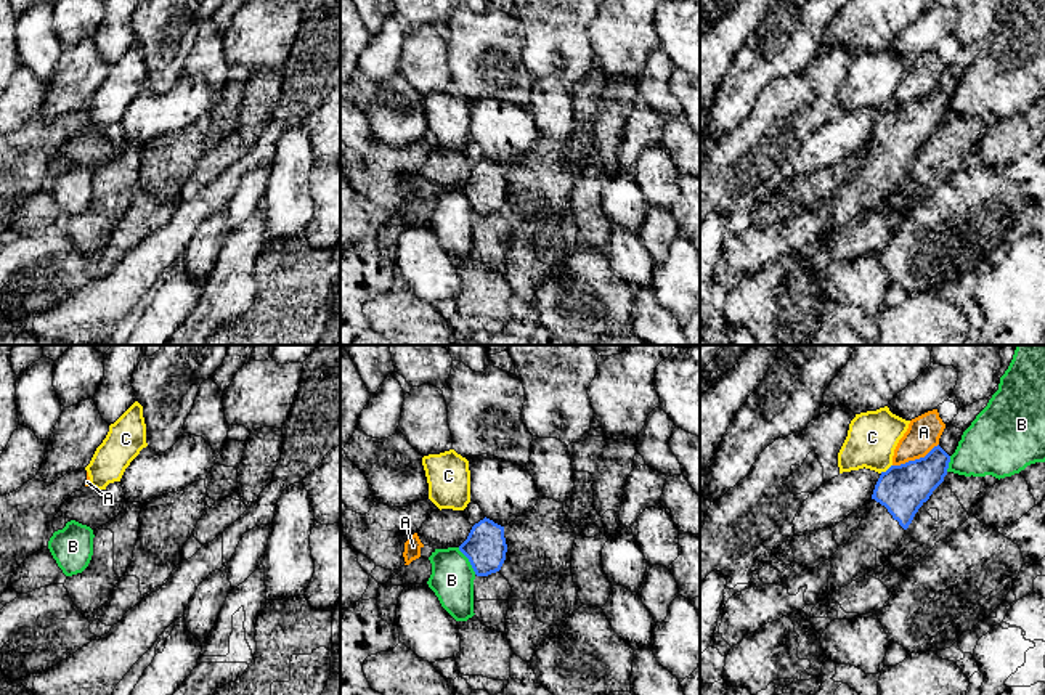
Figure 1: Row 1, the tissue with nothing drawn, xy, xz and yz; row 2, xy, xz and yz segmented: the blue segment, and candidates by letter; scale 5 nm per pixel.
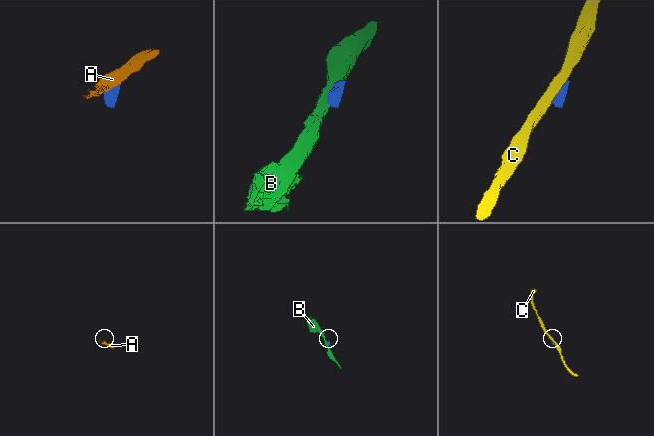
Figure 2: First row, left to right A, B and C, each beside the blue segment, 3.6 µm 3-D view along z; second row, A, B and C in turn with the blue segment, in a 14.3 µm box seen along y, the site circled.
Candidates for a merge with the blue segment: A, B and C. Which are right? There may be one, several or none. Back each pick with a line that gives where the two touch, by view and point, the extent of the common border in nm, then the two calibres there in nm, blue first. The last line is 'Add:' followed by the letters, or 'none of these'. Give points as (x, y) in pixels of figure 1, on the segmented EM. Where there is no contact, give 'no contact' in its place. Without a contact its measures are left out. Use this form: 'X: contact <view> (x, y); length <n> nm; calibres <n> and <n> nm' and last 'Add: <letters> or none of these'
Add: none of these

